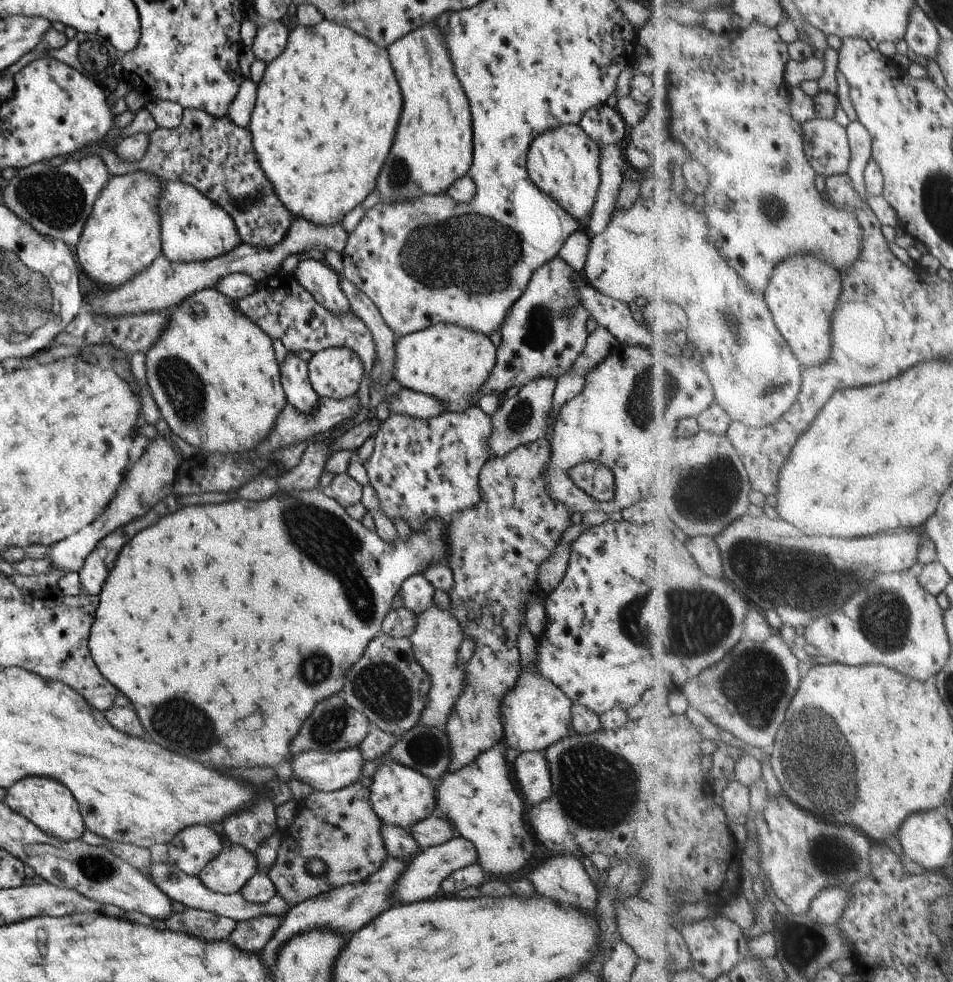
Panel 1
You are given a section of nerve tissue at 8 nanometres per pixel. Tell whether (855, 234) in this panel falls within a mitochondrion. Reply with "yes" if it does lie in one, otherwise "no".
no

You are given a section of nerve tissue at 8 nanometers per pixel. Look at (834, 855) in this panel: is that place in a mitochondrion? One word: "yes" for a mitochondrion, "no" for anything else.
yes

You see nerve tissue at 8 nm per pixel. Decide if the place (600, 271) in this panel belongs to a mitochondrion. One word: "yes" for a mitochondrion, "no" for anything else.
no

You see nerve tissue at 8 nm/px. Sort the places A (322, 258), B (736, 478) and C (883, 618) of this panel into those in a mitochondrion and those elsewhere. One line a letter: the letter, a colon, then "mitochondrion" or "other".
A: other
B: mitochondrion
C: mitochondrion

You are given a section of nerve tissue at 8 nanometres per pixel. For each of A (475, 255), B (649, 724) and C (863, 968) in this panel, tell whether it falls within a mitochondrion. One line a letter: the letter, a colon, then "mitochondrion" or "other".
A: mitochondrion
B: other
C: other

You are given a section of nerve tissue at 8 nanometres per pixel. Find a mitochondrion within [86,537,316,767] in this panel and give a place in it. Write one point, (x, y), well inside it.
(173, 721)

